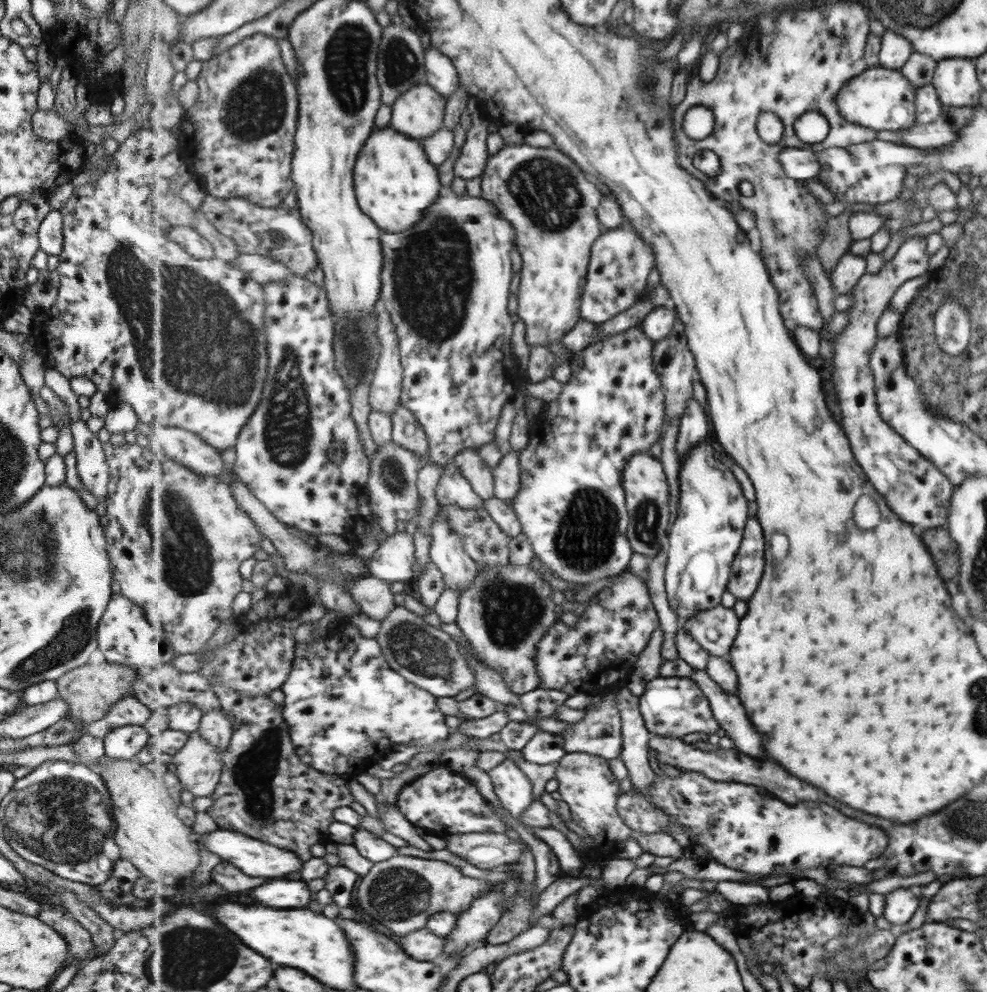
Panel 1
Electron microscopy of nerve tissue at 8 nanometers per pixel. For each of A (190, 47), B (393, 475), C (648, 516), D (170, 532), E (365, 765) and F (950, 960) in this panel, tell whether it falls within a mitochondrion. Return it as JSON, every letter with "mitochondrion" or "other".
{"A":"other","B":"mitochondrion","C":"mitochondrion","D":"mitochondrion","E":"other","F":"mitochondrion"}

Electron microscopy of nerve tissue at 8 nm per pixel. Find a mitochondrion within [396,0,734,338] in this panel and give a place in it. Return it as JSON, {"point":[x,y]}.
{"point":[558,185]}

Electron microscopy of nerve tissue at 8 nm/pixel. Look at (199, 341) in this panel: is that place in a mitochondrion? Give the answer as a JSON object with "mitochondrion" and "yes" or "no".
{"mitochondrion":"yes"}

